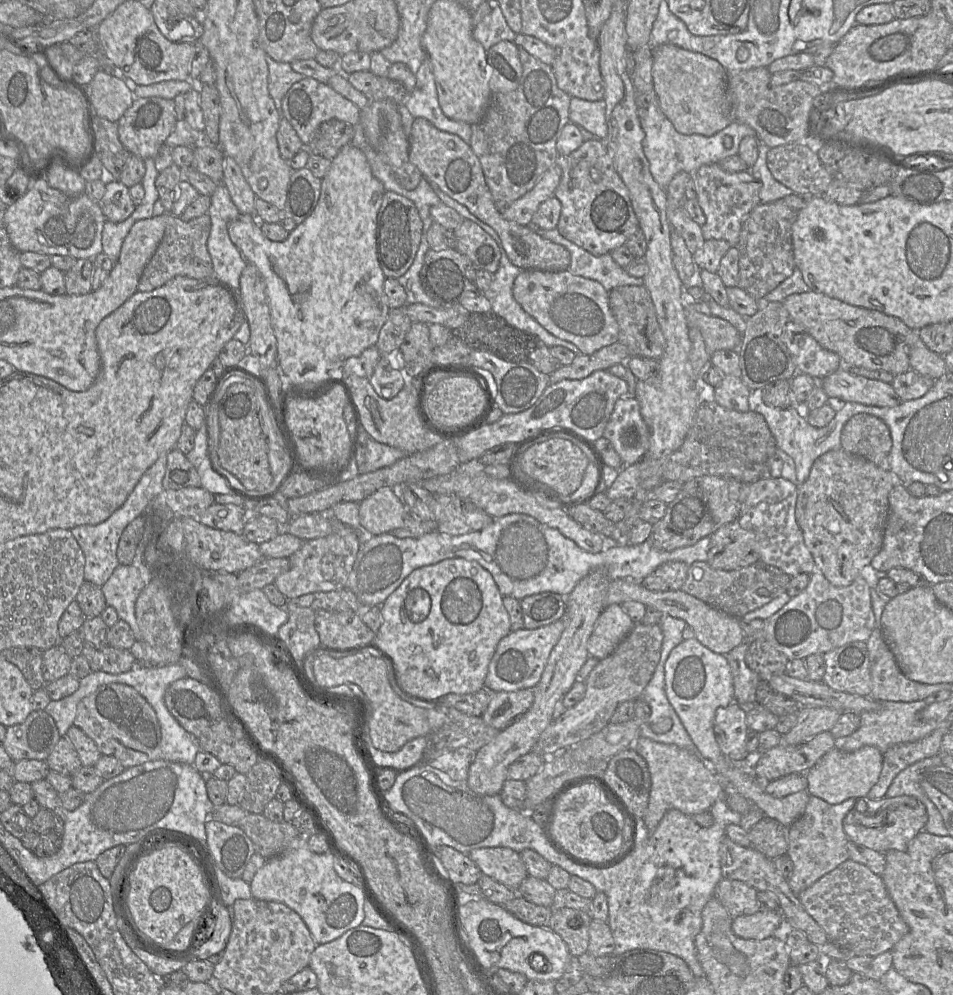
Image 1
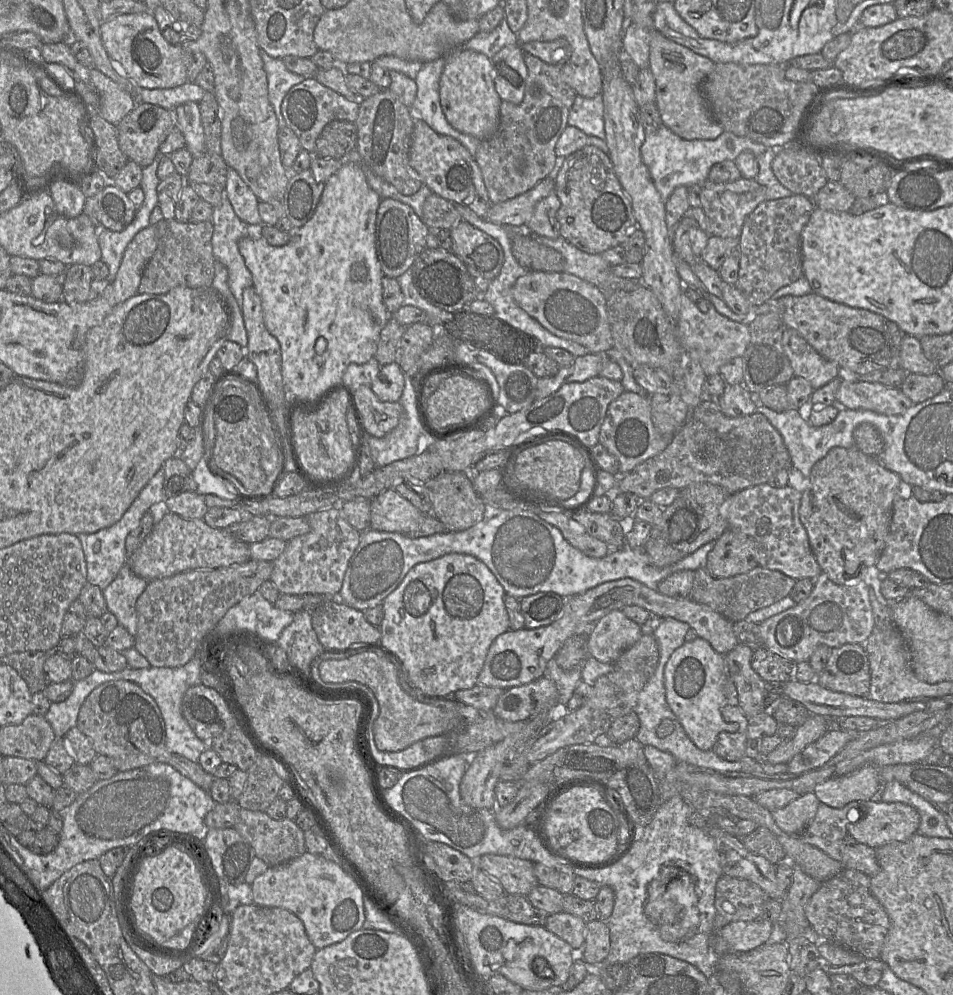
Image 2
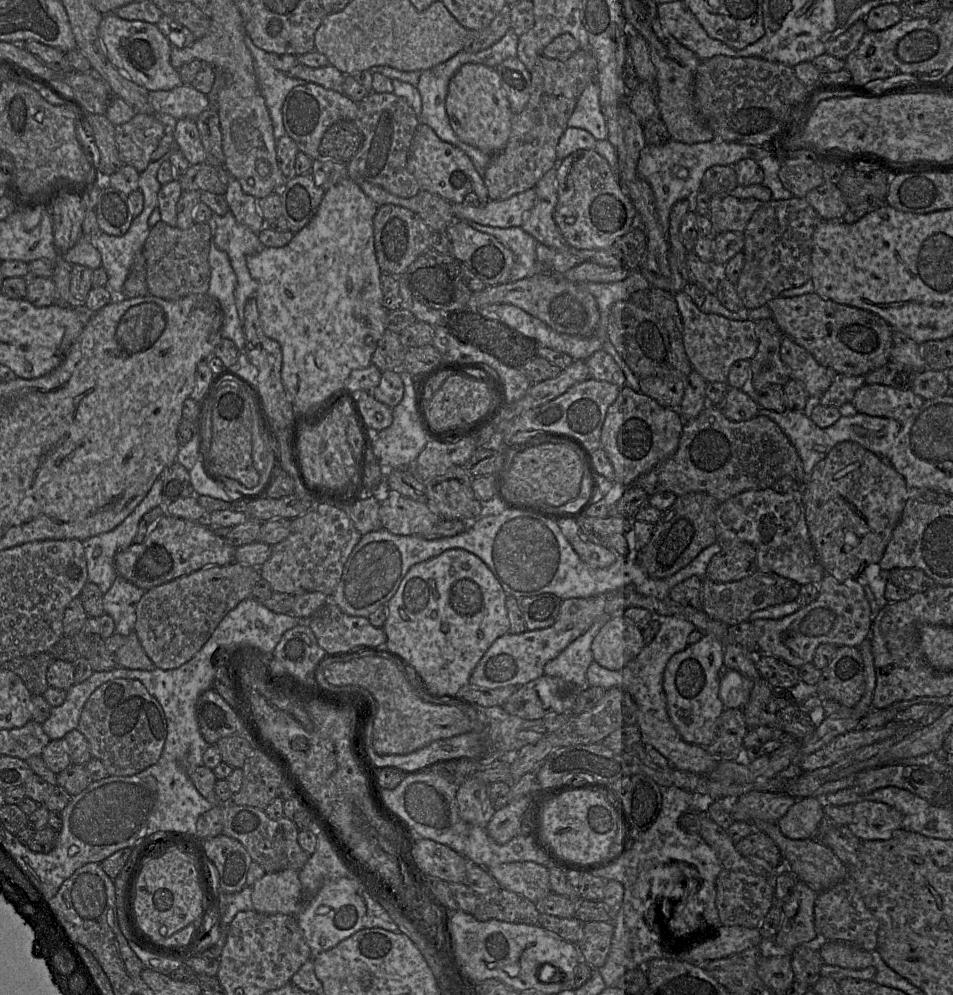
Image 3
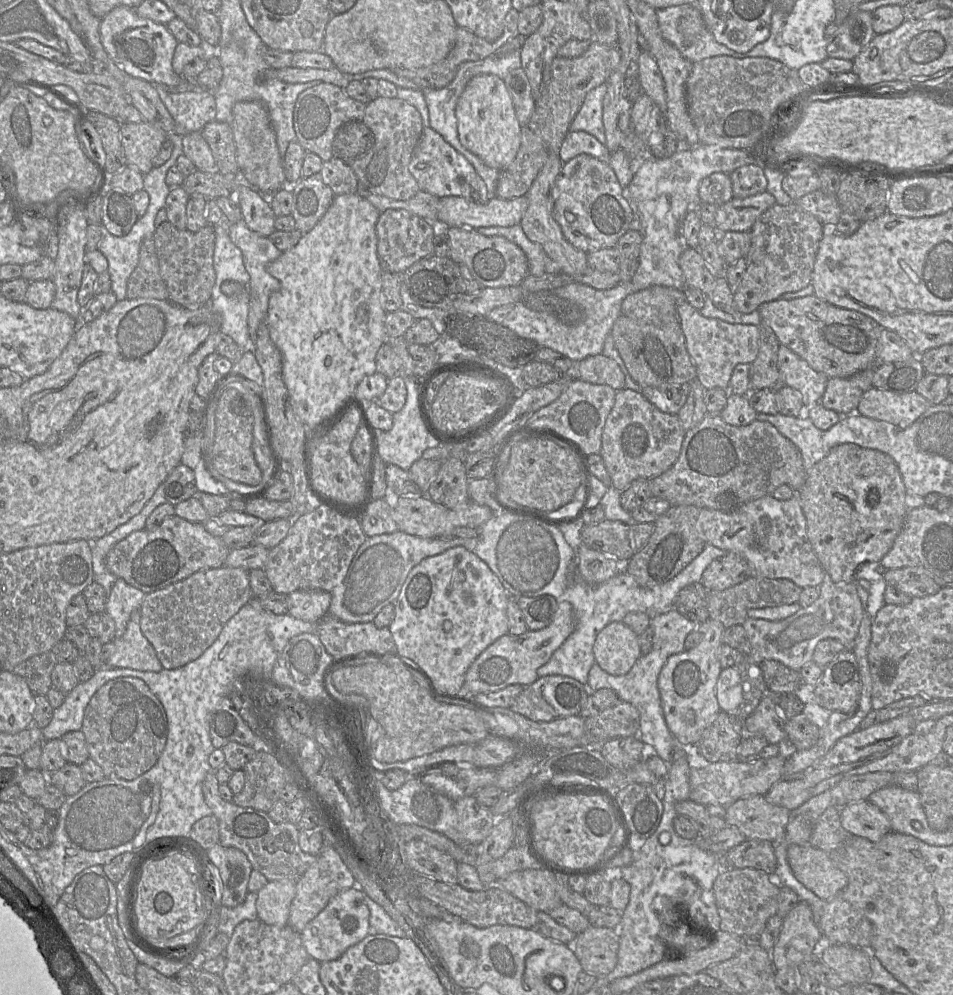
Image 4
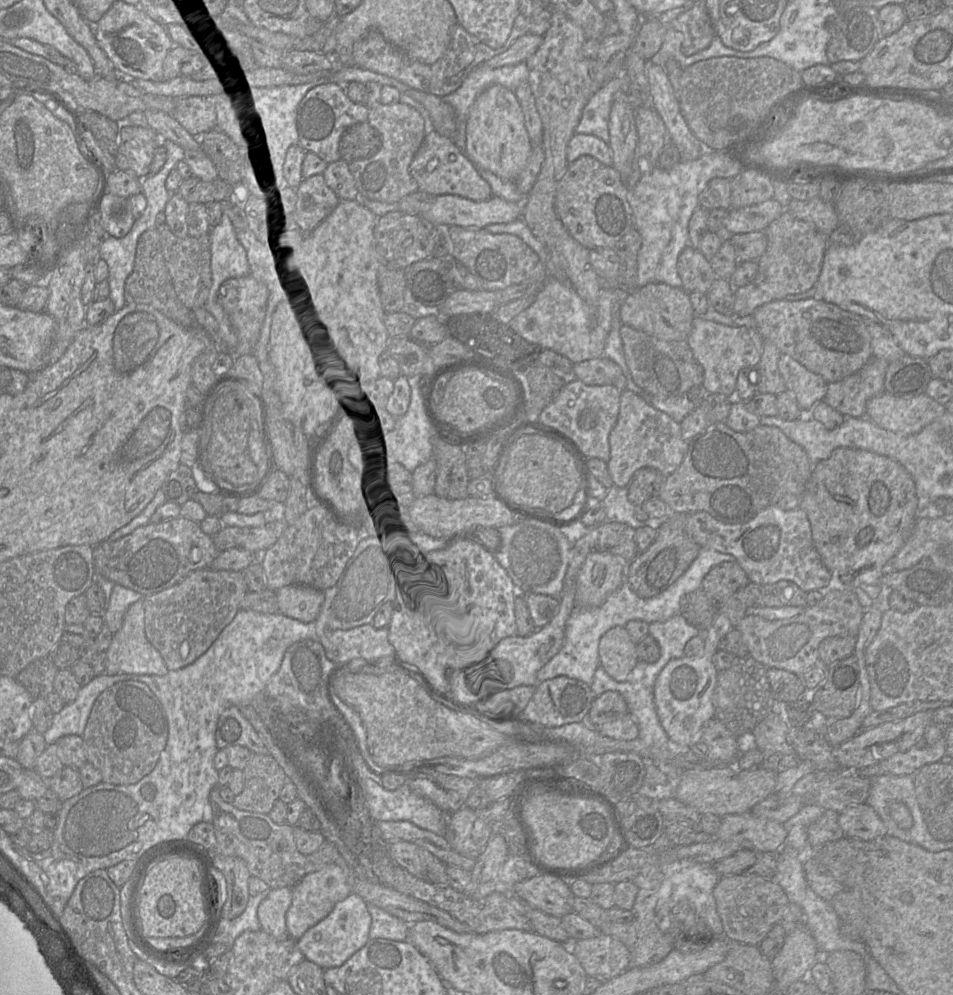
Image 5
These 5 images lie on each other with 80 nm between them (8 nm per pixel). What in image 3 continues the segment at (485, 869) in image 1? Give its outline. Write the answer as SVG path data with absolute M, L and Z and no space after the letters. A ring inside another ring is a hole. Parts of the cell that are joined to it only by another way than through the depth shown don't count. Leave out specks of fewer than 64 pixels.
M535 862L502 863L486 869L500 887L533 903L551 892L549 869Z

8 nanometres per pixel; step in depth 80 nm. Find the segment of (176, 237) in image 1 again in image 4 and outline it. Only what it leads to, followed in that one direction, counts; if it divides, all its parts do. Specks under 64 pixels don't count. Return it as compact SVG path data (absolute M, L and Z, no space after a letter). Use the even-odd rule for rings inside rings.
M165 221L155 229L153 239L160 275L169 293L168 301L189 310L209 306L216 277L213 267L215 242L213 225L206 225L197 232L190 232L178 230Z

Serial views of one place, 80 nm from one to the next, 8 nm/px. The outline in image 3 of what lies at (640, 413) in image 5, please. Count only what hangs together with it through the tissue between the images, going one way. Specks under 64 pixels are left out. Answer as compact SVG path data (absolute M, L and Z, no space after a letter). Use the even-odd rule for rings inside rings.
M622 387L616 400L608 407L600 436L601 448L615 471L616 487L627 488L633 485L638 477L674 455L684 422L678 410L661 406L643 393Z

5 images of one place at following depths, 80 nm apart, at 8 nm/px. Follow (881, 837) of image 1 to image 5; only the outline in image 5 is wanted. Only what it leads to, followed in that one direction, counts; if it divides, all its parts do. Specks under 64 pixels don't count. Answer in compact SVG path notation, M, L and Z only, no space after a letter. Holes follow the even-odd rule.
M867 803L846 807L838 815L838 824L845 837L870 841L887 833L876 811Z

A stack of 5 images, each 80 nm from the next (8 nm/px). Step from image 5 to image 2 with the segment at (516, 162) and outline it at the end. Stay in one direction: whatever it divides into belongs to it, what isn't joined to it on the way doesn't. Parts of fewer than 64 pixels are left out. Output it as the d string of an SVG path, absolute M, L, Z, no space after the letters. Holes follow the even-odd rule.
M463 47L451 51L445 57L445 67L439 82L439 95L447 121L459 132L480 140L491 137L499 125L502 102L495 90L491 60L482 53Z

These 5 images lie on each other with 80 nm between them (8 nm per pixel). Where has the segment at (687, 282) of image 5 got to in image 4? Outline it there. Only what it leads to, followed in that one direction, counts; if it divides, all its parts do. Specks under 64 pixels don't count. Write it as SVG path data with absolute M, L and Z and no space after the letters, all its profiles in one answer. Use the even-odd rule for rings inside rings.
M685 247L679 258L679 265L685 278L685 286L697 288L701 290L704 294L710 294L715 287L717 275L723 275L715 274L711 271L711 269L709 269L708 265L706 264L705 260L703 259L697 248Z

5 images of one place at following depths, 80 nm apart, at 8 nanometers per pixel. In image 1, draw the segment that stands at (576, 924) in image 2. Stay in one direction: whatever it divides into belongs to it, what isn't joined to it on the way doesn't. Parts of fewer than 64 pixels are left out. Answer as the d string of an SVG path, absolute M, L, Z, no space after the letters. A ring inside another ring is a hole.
M560 908L553 911L549 928L567 944L571 956L579 957L587 953L591 921L591 916L583 911Z

